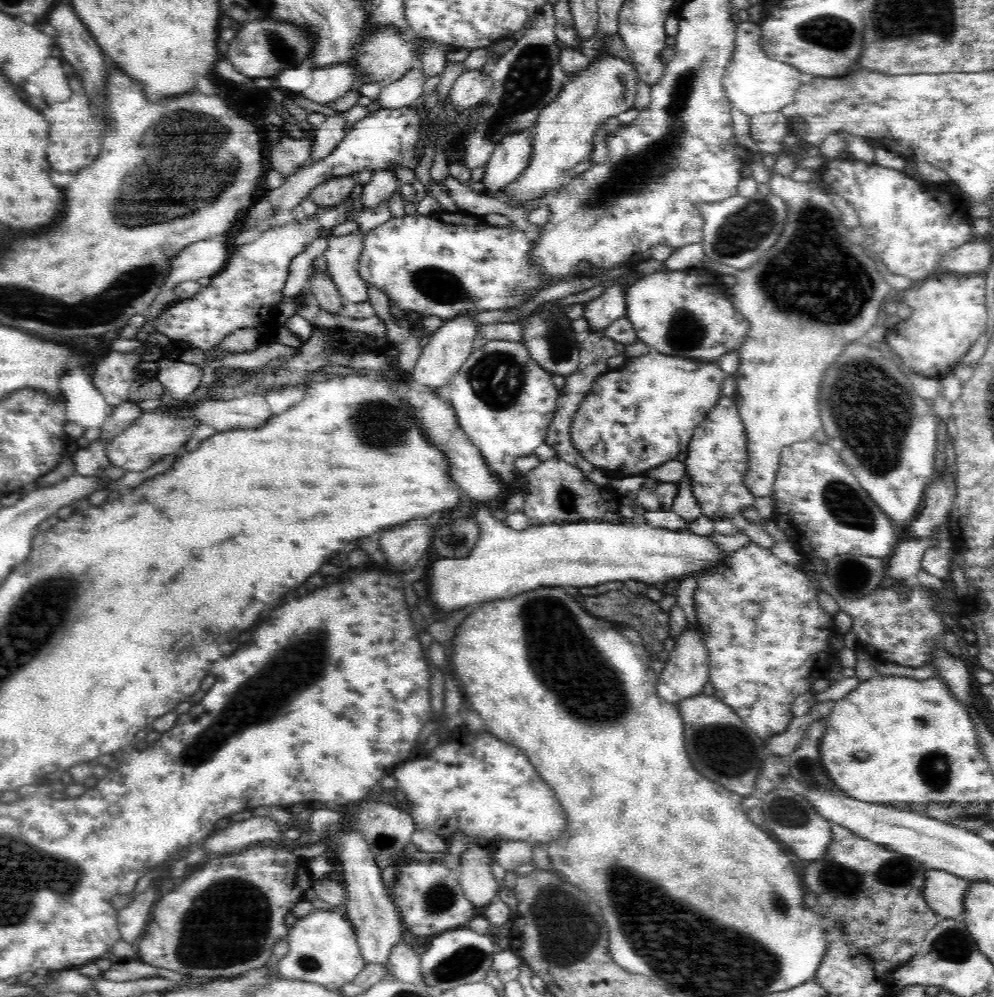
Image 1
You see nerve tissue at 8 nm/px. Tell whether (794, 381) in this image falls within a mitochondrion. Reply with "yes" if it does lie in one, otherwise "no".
no

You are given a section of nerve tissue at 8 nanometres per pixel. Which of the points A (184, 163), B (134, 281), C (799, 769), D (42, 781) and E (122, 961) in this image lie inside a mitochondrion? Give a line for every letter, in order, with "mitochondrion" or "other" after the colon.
A: mitochondrion
B: mitochondrion
C: mitochondrion
D: other
E: other

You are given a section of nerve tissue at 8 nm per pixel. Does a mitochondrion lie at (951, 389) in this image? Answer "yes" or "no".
no

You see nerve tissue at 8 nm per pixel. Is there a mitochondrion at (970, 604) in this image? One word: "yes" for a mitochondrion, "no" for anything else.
no

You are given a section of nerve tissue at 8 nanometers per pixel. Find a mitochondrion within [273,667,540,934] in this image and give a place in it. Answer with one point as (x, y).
(440, 899)

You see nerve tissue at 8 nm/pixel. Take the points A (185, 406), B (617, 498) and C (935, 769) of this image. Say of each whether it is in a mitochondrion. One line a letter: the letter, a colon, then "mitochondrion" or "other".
A: other
B: other
C: mitochondrion

